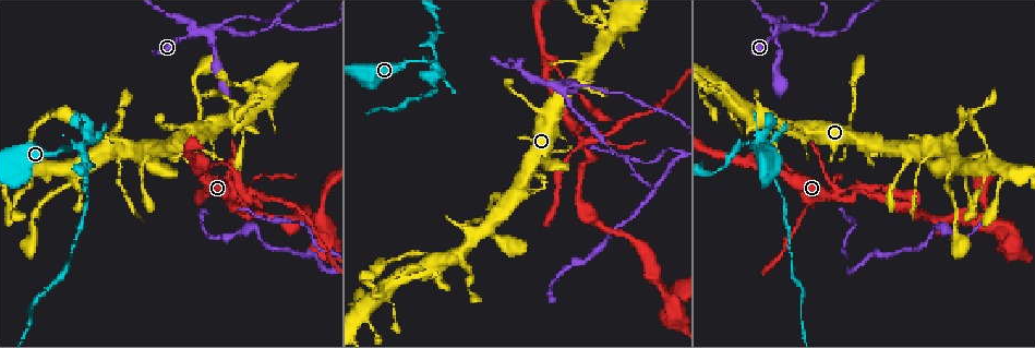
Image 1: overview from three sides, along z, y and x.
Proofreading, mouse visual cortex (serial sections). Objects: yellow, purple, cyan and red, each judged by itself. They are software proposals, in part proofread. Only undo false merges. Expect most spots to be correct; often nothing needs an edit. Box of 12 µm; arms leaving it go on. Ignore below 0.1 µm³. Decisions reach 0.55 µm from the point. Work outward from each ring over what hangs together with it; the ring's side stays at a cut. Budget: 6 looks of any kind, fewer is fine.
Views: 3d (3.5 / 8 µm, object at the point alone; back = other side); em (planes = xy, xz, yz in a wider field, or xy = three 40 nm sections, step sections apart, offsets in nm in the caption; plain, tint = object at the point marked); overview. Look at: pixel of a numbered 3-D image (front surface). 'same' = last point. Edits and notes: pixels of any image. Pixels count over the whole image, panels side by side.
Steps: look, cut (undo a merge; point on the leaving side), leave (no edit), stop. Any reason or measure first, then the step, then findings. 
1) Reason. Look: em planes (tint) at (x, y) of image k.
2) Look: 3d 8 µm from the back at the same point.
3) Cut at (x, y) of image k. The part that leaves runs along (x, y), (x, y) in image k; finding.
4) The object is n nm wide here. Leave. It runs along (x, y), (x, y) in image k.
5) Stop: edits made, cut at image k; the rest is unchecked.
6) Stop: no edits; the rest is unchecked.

Four or more arms meet. Look: 3d 3.5 µm at (554, 83) of image 1.

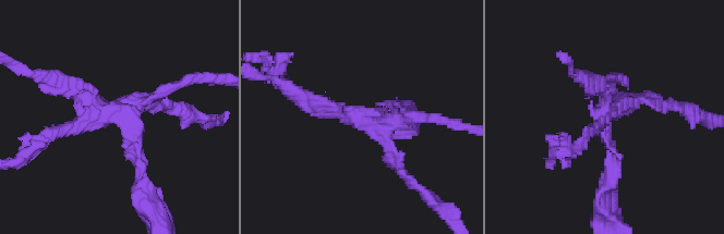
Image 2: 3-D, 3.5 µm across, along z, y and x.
Look: em xy step 2 (tint) at (612, 107) of image 2.

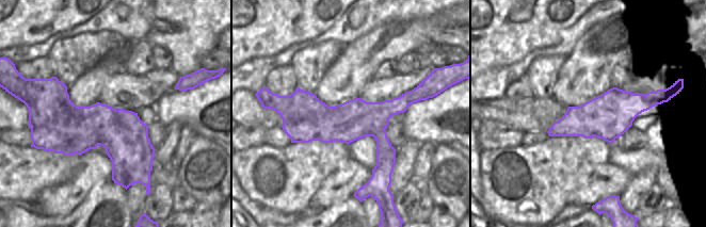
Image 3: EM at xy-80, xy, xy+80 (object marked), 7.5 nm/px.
Cut at (62, 85) of image 2. The part that leaves runs along (329, 107), (379, 126), (399, 168) in image 2; a second cell is stuck on.

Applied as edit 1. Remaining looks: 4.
Redraw. Look: overview.

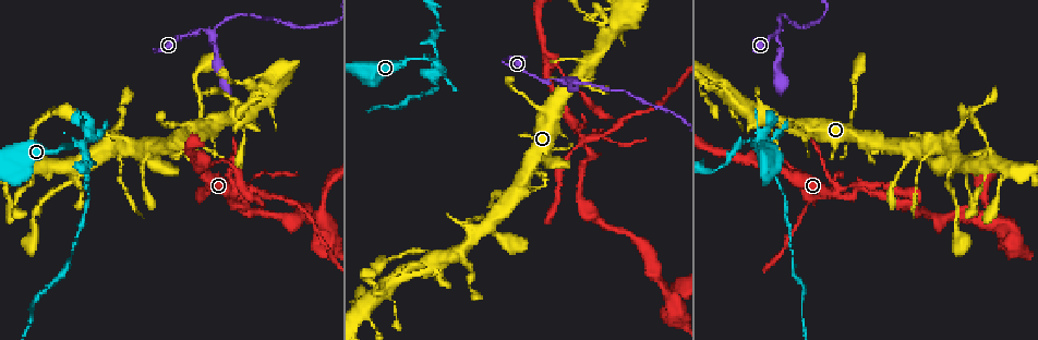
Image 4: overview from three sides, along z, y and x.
Four or more arms meet. Look: 3d 3.5 µm at (431, 61) of image 4.

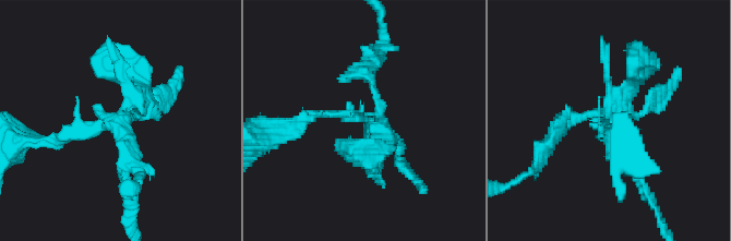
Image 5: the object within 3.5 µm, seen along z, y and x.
Look: em xy step 1 (tint) at (364, 113) of image 5.

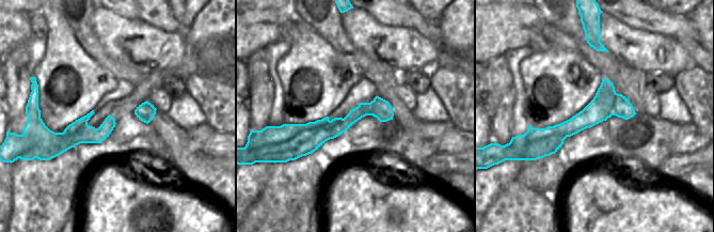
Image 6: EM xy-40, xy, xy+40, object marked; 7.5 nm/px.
Cut at (99, 110) of image 5. The part that leaves runs along (608, 112), (630, 72) in image 5; a second cell is stuck on.

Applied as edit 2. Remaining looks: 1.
Stop: edits made, cut at image 2, cut at image 5; the rest is unchecked.

